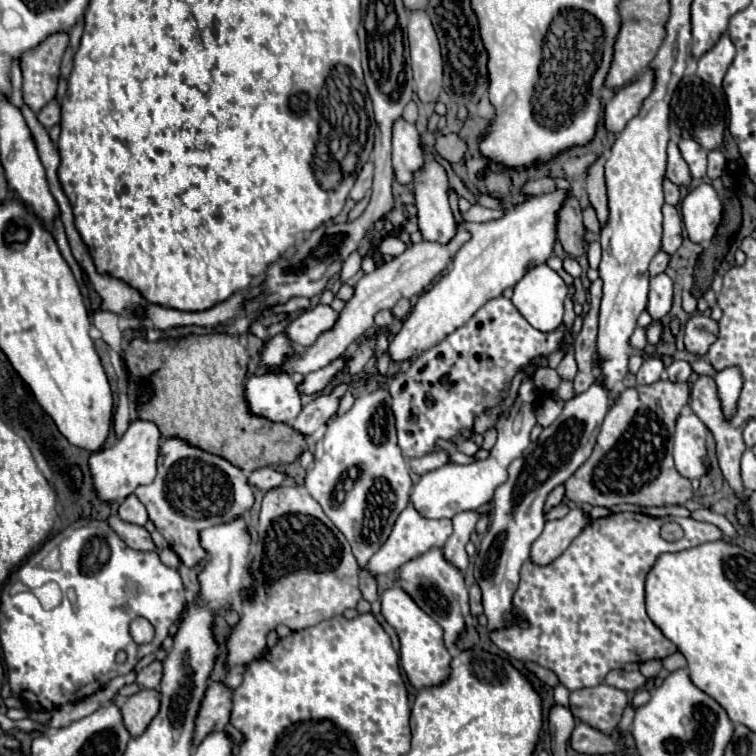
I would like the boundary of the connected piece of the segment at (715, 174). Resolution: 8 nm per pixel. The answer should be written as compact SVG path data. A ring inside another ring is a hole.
M710 150L708 152L708 178L710 180L720 178L720 174L724 170L724 164L726 164L724 154L720 150Z

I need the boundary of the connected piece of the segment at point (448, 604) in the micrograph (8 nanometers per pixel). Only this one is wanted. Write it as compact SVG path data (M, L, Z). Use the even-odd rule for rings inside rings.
M430 548L422 556L416 556L414 560L408 560L404 566L396 572L396 584L432 618L436 620L444 630L444 642L446 646L454 646L460 632L464 630L464 618L470 614L468 610L468 588L464 584L462 572L452 566L446 558L442 548Z

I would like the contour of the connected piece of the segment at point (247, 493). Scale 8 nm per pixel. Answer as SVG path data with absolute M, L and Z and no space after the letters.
M164 438L158 450L158 474L152 484L138 486L134 494L146 506L156 530L166 538L170 548L186 566L196 566L206 552L198 544L202 528L222 524L234 516L246 516L254 504L254 490L246 482L246 474L220 456L190 448L184 440Z

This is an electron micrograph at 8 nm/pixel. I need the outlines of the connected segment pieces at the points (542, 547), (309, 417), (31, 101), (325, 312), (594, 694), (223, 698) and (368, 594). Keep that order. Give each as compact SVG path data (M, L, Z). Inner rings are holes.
M574 508L562 520L548 520L542 534L532 544L530 560L538 566L546 566L554 562L588 522L590 518L586 518L580 508Z
M338 384L332 388L330 394L316 396L308 406L302 408L300 416L290 422L290 428L294 428L294 432L306 438L312 436L322 424L328 424L336 416L338 402L346 390L348 390L348 384Z
M58 32L22 56L22 98L34 114L38 114L56 94L60 60L66 46L68 34Z
M318 304L314 308L304 310L302 314L294 316L286 324L284 336L292 344L306 346L306 344L310 344L310 340L316 340L318 332L324 332L326 328L330 328L330 324L334 324L334 316L338 316L336 310L332 310L330 306Z
M608 684L570 692L570 712L574 718L606 736L616 730L626 704L626 692Z
M210 682L210 688L202 700L202 708L198 712L196 720L196 734L194 734L194 746L202 742L204 736L210 732L220 732L230 724L230 712L232 712L232 688L228 688L224 682Z
M360 572L360 592L362 592L362 598L368 600L370 604L374 600L378 600L378 590L376 590L376 578L370 576L368 572Z

